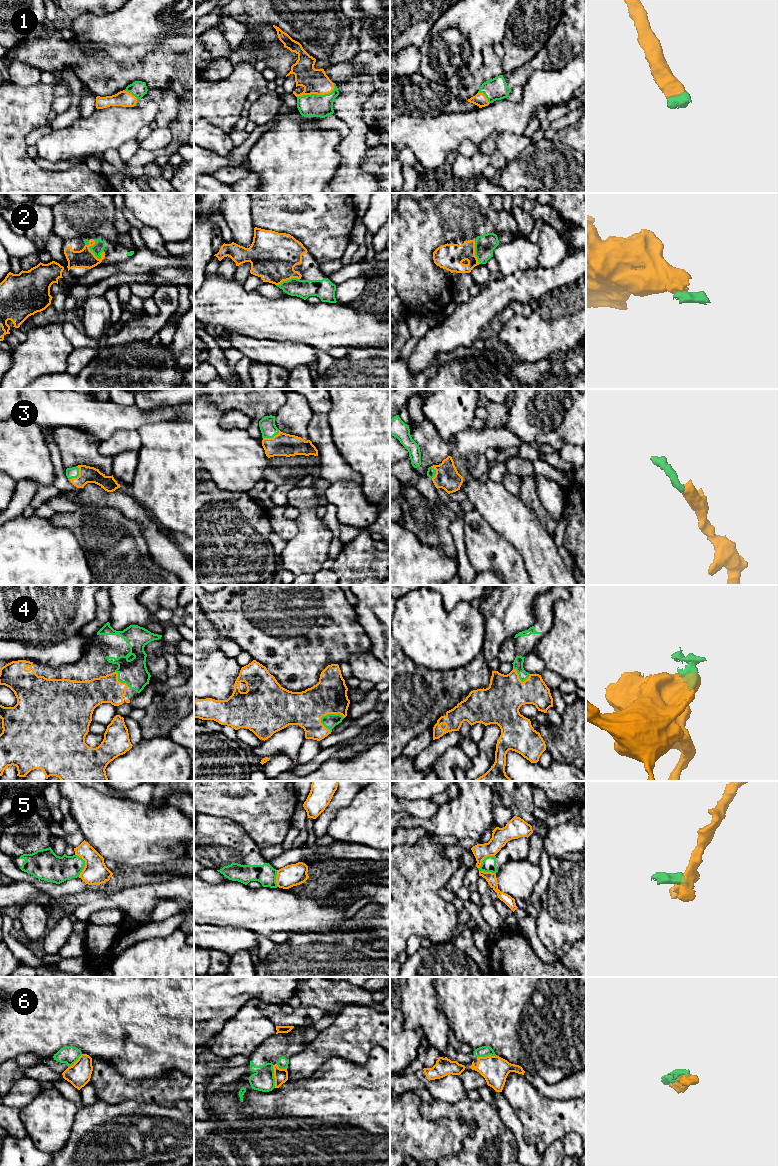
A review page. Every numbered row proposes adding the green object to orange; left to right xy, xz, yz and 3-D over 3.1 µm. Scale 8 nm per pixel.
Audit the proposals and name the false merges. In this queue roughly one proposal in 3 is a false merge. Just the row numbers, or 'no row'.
5, 6

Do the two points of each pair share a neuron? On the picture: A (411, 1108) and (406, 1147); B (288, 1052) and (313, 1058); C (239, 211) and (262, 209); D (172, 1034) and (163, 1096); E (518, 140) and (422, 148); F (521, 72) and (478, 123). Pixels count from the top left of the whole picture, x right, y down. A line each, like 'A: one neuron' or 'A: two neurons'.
A: one neuron
B: two neurons
C: two neurons
D: two neurons
E: two neurons
F: two neurons

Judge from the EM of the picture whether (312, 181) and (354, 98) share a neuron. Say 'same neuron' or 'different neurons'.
different neurons

